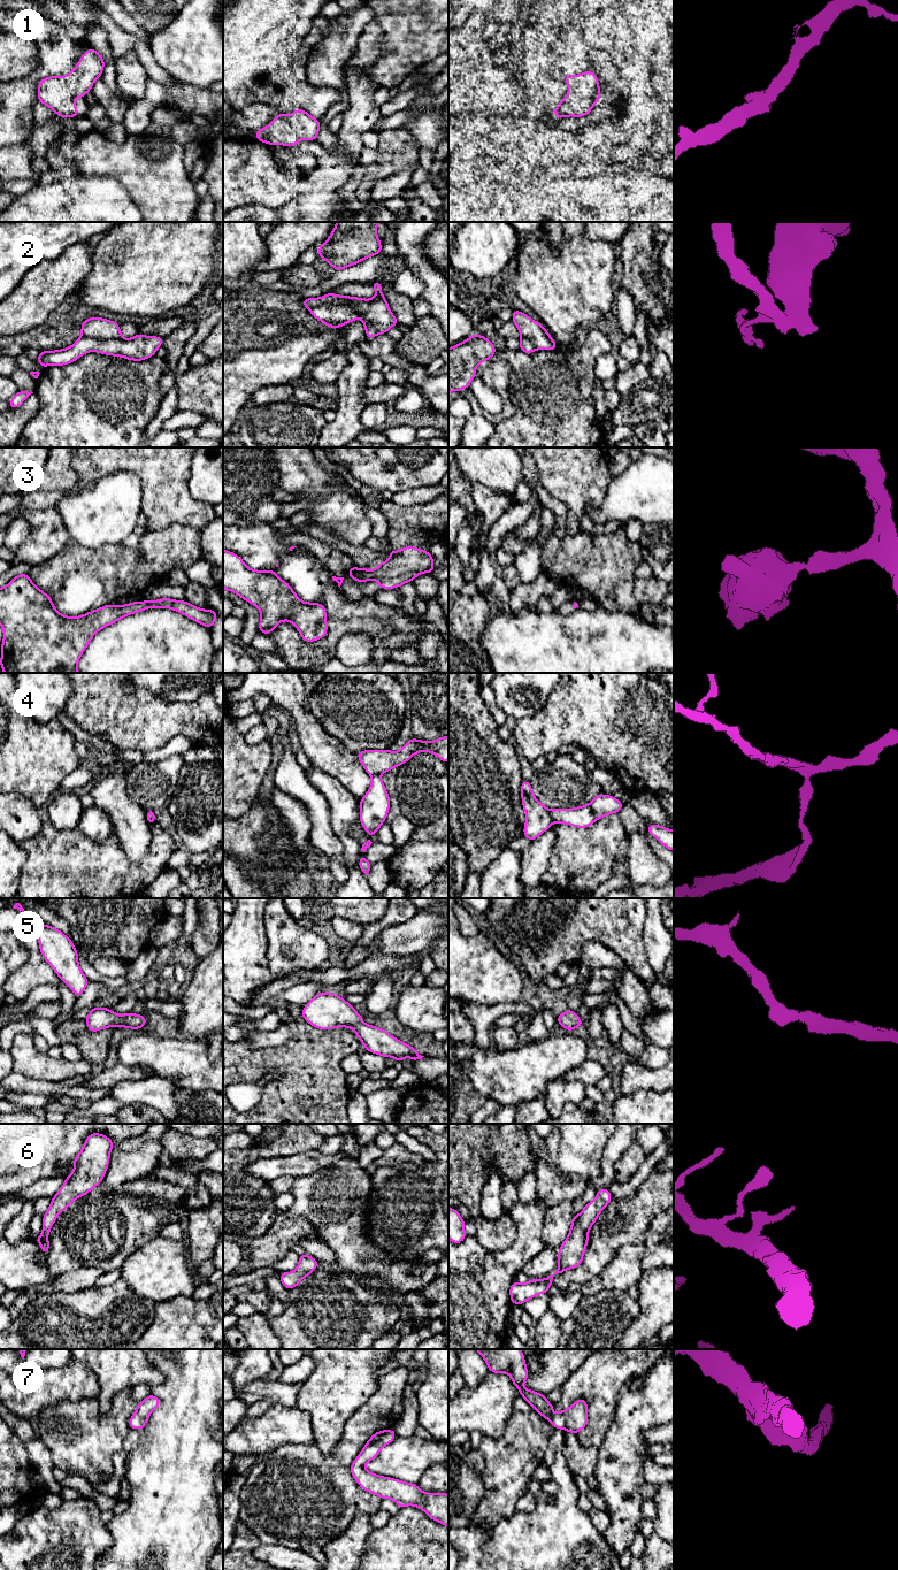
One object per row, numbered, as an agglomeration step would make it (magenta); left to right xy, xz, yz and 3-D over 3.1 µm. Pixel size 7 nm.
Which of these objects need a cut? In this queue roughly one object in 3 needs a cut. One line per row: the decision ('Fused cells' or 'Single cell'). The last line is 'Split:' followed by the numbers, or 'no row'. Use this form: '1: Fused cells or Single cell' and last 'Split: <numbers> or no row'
1: Single cell
2: Fused cells
3: Single cell
4: Fused cells
5: Single cell
6: Single cell
7: Single cell
Split: 2, 4

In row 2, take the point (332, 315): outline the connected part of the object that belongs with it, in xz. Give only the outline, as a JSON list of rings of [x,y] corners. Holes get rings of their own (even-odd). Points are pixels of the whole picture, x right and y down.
[[[322,304],[309,309],[310,314],[330,328],[343,326],[359,319],[356,312],[344,305]]]

